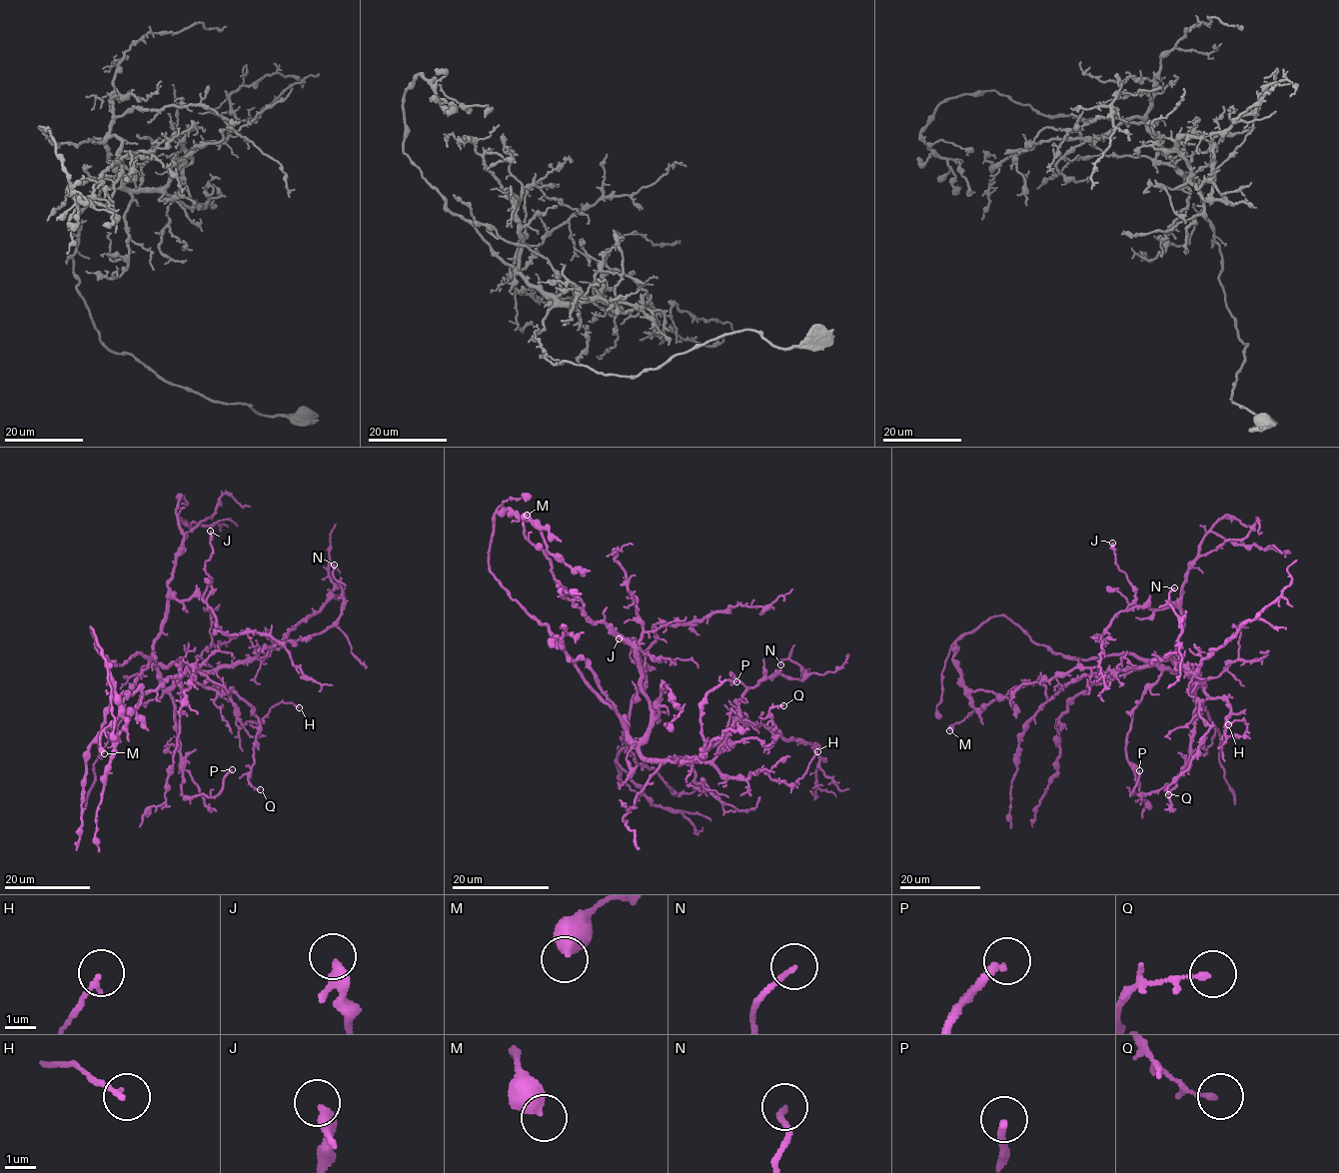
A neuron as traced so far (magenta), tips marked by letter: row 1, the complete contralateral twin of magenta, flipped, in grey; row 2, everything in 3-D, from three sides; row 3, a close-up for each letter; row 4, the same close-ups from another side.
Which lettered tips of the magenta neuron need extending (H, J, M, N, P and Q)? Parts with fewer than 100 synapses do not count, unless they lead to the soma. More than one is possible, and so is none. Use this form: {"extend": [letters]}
{"extend": []}

